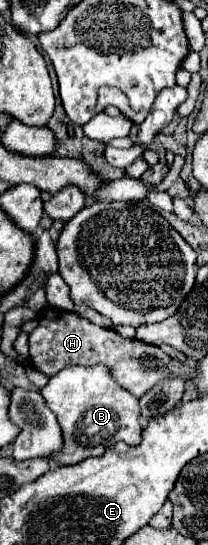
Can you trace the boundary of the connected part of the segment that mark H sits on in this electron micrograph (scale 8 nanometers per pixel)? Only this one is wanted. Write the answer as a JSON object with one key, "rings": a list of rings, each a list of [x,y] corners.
{"rings":[[[48,310],[48,316],[40,316],[40,324],[30,334],[30,362],[32,366],[52,378],[64,366],[98,366],[104,364],[110,370],[110,376],[132,396],[142,398],[164,374],[180,374],[188,380],[192,366],[180,364],[158,346],[148,346],[140,340],[128,340],[116,334],[114,330],[100,328],[88,320],[76,316],[74,312]]]}

